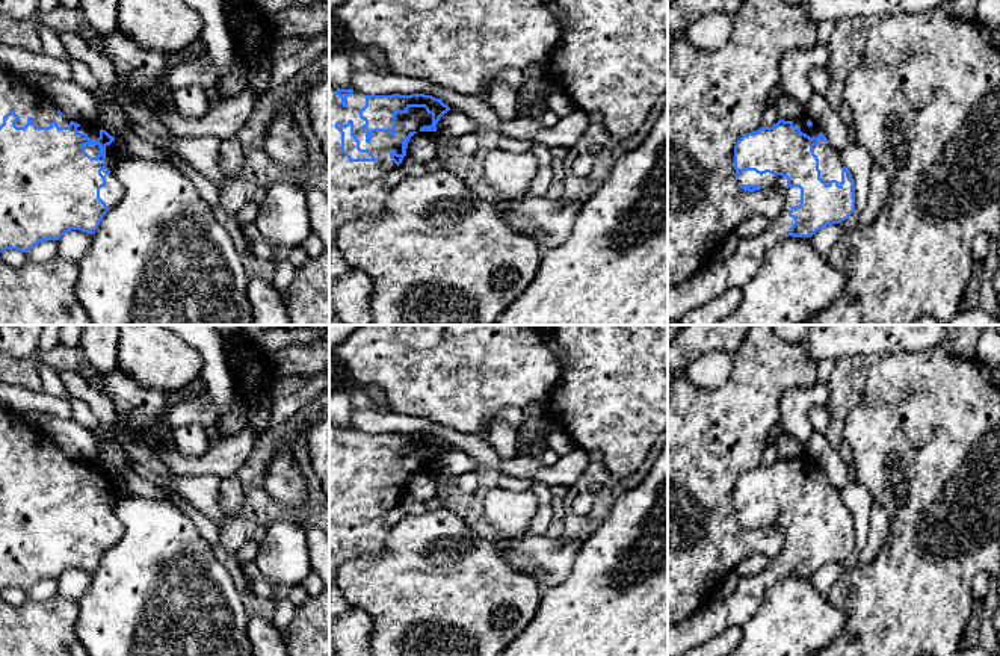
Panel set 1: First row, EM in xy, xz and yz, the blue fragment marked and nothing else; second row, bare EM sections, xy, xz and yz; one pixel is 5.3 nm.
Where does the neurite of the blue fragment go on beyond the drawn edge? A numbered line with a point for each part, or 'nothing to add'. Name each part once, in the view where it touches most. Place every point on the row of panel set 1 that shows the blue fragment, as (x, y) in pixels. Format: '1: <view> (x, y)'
1: xz (357, 191)

